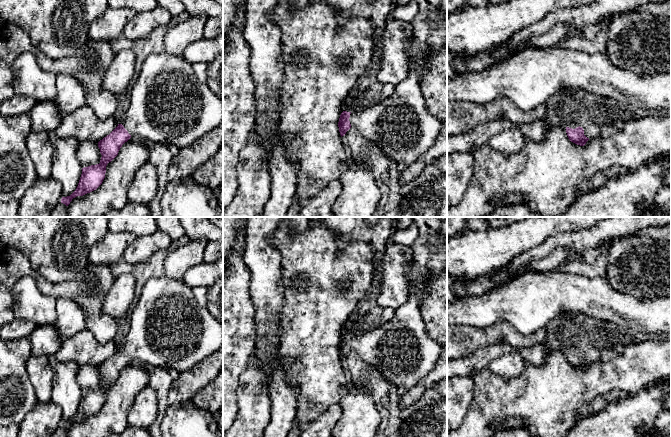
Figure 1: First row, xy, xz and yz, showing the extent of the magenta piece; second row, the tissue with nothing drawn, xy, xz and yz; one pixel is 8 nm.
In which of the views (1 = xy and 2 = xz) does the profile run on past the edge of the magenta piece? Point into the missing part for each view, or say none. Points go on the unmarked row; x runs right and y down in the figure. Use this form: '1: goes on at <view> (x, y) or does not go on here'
1: goes on at xy (168, 328)
2: goes on at xz (400, 350)

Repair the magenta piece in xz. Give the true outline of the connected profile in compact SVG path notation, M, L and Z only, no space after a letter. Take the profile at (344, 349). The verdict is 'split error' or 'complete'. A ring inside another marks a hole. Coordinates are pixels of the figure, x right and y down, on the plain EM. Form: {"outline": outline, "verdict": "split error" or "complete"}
{"outline": "M412 289L407 301L395 310L394 317L381 326L354 336L343 335L340 339L338 351L341 361L353 350L369 366L377 370L383 378L390 384L394 384L400 394L414 387L421 378L427 375L436 365L436 361L441 353L441 347L436 340L428 337L425 323L421 316L421 302Z", "verdict": "split error"}

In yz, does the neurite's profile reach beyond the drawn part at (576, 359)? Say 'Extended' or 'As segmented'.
Extended

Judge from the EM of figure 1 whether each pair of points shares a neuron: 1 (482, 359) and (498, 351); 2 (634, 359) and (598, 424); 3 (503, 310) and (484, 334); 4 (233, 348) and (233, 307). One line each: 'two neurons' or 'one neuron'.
1: one neuron
2: two neurons
3: two neurons
4: one neuron

